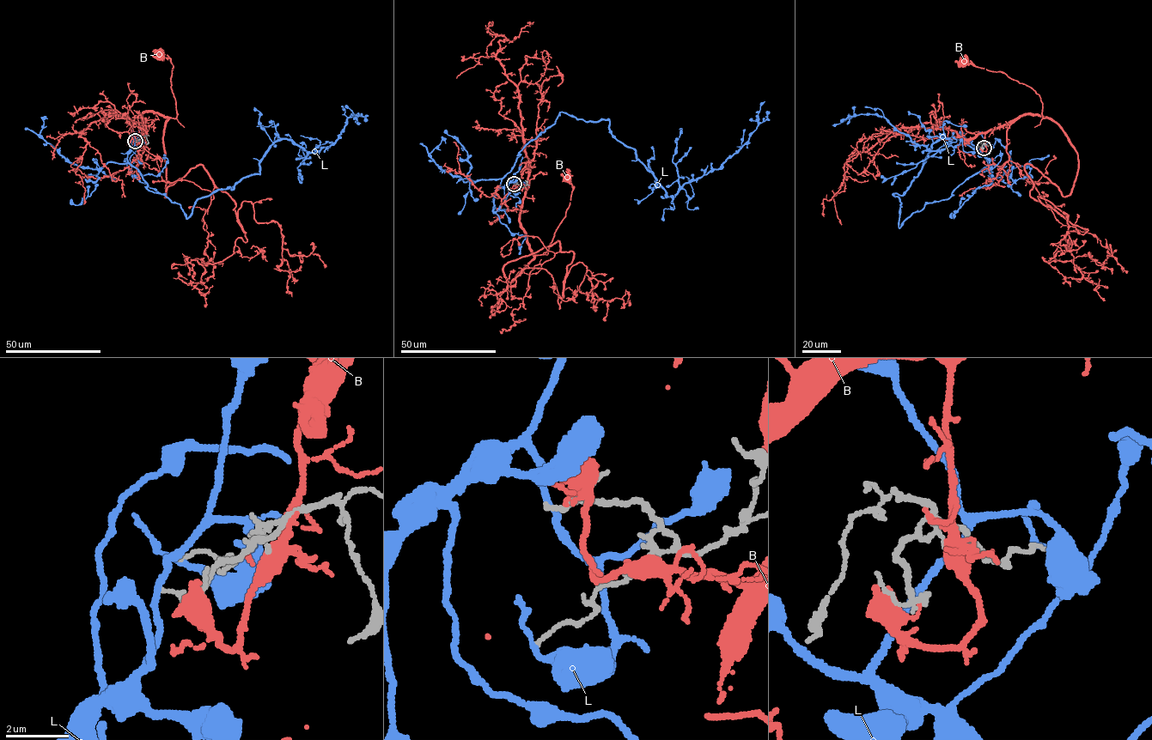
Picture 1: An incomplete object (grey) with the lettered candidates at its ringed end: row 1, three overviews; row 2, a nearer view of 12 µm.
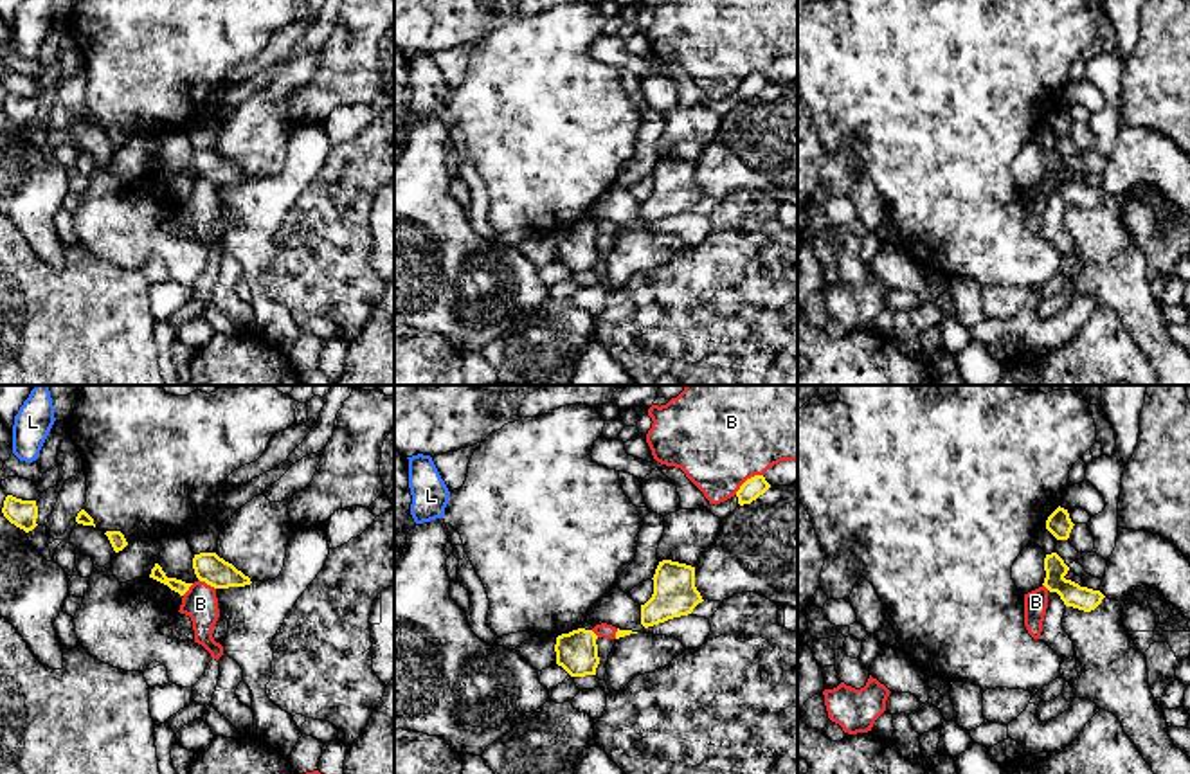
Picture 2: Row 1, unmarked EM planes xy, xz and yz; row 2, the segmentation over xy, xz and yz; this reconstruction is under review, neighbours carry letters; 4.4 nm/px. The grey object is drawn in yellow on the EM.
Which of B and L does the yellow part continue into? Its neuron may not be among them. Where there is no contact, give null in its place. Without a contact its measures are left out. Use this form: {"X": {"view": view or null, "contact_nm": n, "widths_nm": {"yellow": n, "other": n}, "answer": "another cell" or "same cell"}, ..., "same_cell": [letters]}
{"B": {"view": "xz", "contact_nm": 160, "widths_nm": {"yellow": 90, "other": 380}, "answer": "another cell"}, "L": {"view": null, "answer": "another cell"}, "same_cell": []}

